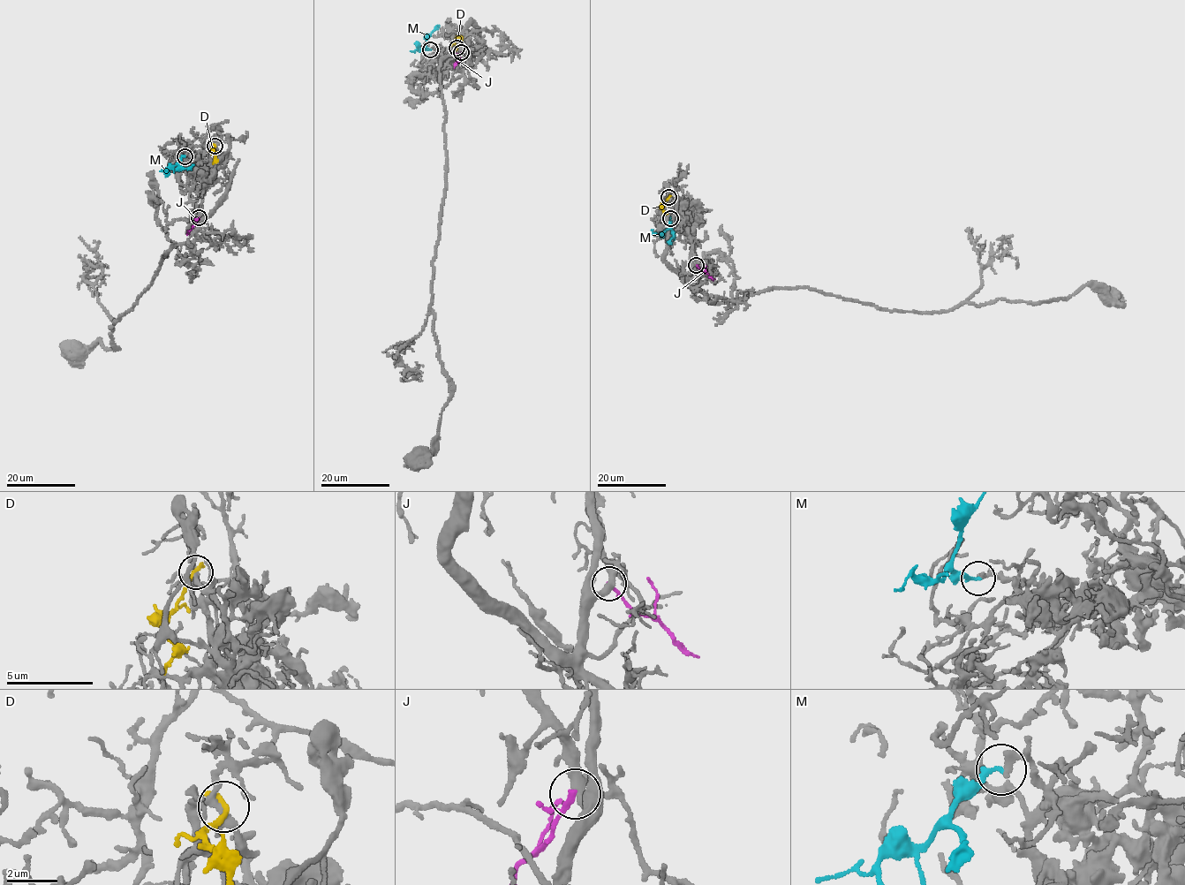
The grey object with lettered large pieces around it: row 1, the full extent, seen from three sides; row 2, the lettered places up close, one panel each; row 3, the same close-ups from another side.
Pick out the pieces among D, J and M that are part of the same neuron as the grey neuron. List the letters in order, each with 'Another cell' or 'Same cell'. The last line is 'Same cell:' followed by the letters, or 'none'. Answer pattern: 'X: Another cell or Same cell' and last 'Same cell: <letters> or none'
D: Another cell
J: Another cell
M: Another cell
Same cell: none

